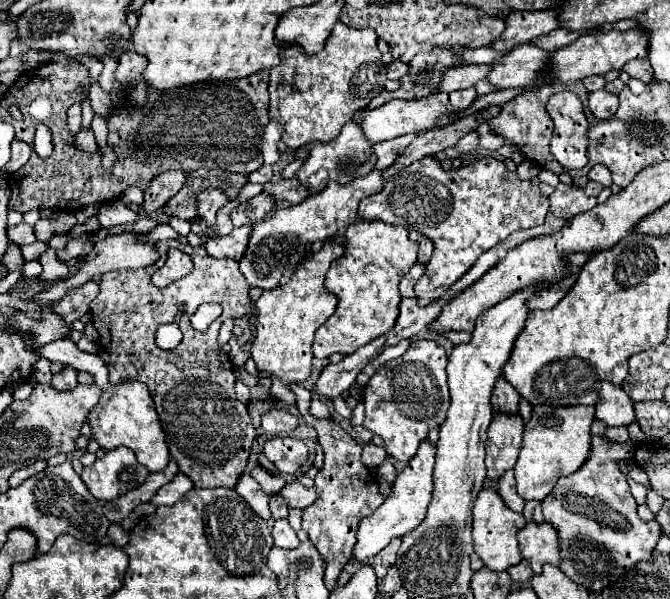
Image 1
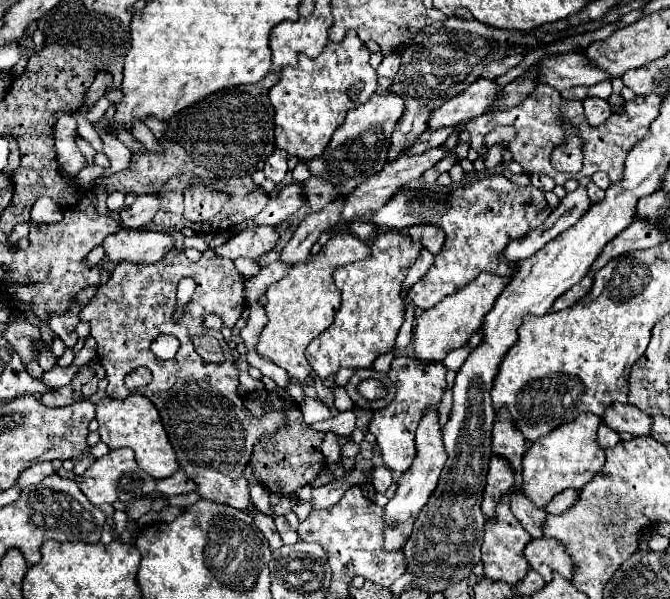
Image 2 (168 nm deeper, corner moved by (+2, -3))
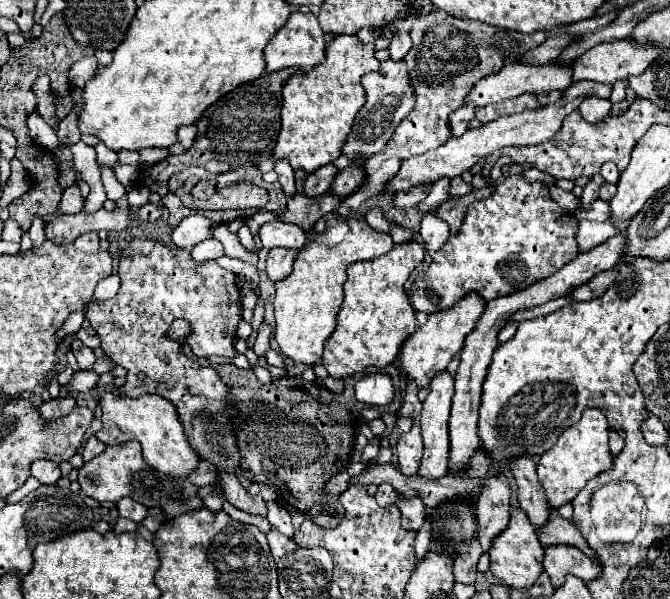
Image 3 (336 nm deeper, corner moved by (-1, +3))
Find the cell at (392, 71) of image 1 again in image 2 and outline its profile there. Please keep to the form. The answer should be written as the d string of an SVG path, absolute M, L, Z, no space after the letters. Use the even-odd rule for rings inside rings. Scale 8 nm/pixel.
M399 51L387 55L387 57L381 61L381 65L379 65L379 69L377 69L377 75L379 75L379 77L389 77L389 79L393 79L393 77L397 75L399 63L401 63L401 53L399 53Z

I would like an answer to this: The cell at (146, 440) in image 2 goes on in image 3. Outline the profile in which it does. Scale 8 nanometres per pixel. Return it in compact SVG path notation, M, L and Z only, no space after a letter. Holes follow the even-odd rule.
M104 391L100 397L102 407L102 429L96 433L96 437L106 445L118 445L126 443L130 439L138 439L142 445L144 461L172 477L186 477L190 471L196 469L200 457L190 447L188 439L184 437L184 429L178 421L176 409L170 401L158 397L158 395L142 395L138 399L130 399L124 395L116 395L112 391Z

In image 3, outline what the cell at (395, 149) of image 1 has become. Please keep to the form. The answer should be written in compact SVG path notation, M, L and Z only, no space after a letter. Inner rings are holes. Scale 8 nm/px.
M464 105L450 115L450 133L452 137L460 137L468 129L468 121L474 119L474 105Z

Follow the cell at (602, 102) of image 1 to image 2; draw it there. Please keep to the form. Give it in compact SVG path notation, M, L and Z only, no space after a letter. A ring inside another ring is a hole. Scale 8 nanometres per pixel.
M595 97L585 99L585 101L583 101L583 107L585 107L587 123L589 123L591 127L597 127L597 125L605 123L605 119L611 115L611 107L609 107L609 103L603 101L603 99L595 99Z

